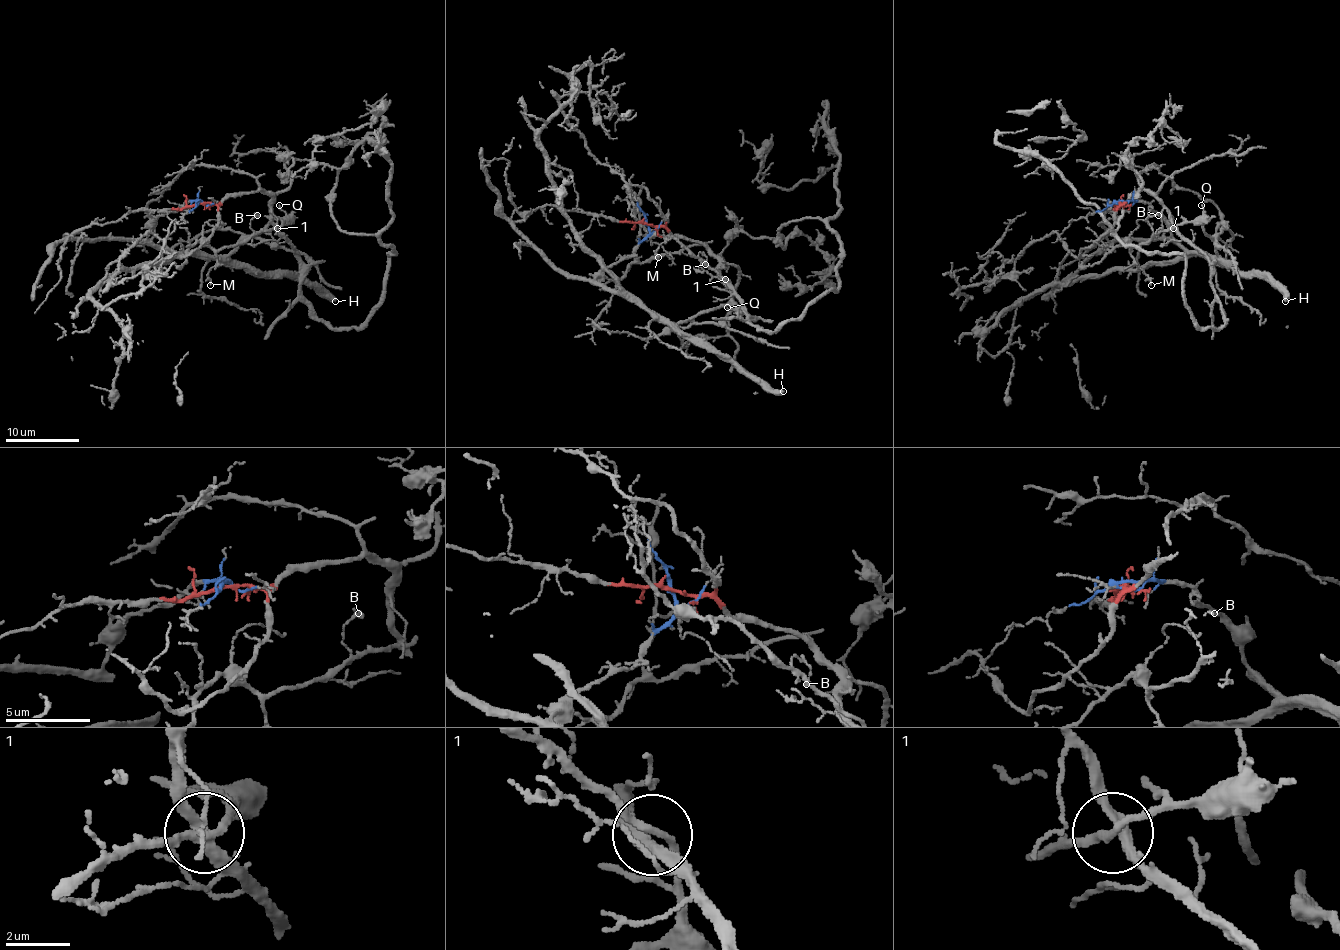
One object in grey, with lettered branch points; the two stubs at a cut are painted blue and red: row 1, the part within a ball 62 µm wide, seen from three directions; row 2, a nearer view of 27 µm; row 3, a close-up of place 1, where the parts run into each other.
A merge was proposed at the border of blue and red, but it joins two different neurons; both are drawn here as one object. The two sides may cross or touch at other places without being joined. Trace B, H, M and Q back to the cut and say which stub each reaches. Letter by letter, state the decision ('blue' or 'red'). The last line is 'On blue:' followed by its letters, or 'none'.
B: blue
H: blue
M: blue
Q: blue
On blue: B, H, M, Q

